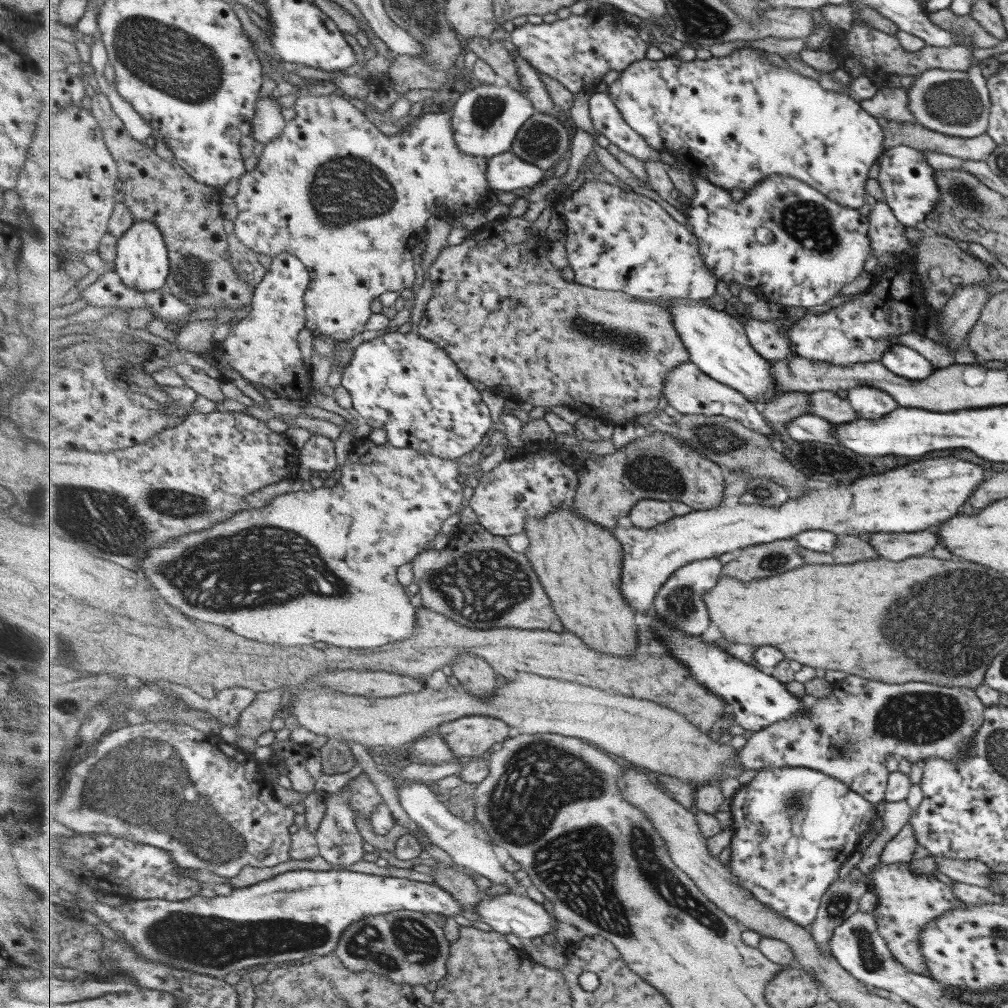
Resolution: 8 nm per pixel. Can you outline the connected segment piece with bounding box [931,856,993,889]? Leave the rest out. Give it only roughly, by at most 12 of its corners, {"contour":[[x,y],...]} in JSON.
{"contour":[[931,856],[958,883],[991,888],[993,870],[979,860]]}

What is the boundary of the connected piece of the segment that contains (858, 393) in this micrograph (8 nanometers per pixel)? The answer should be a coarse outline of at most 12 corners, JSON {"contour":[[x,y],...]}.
{"contour":[[871,386],[848,390],[860,419],[876,420],[899,407]]}

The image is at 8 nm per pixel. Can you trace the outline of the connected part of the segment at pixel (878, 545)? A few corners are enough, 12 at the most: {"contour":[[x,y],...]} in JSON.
{"contour":[[934,532],[870,534],[880,559],[922,556],[938,544]]}

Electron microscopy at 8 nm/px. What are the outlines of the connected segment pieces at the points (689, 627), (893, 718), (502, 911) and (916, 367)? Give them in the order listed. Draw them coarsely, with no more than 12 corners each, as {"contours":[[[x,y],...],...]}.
{"contours":[[[717,559],[696,561],[662,588],[654,611],[692,634],[712,626],[706,595]],[[848,676],[756,732],[746,769],[806,767],[873,805],[886,756],[957,761],[975,689]],[[525,893],[484,895],[480,921],[532,939],[559,930],[556,913]],[[897,342],[880,361],[890,372],[924,380],[937,370],[916,350]]]}

